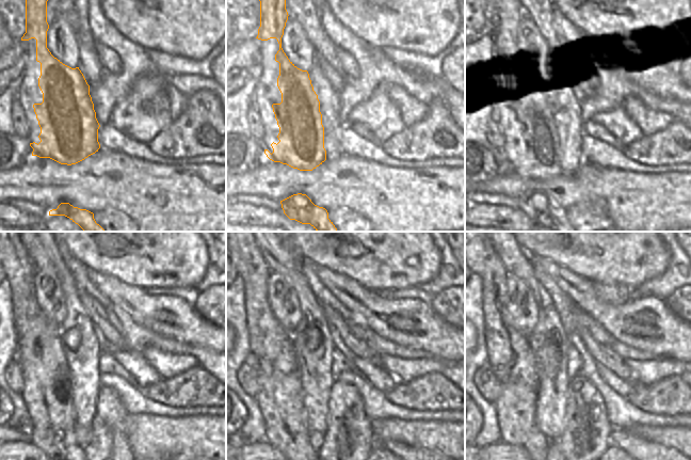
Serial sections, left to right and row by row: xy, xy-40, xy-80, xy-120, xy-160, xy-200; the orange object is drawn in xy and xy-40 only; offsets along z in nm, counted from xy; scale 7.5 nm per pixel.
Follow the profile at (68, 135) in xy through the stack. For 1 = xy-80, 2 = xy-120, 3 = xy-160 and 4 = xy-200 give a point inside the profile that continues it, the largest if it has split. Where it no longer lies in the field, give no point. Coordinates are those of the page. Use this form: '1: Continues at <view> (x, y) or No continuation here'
1: Continues at xy-80 (535, 156)
2: Continues at xy-120 (50, 408)
3: Continues at xy-160 (285, 416)
4: Continues at xy-200 (516, 410).

